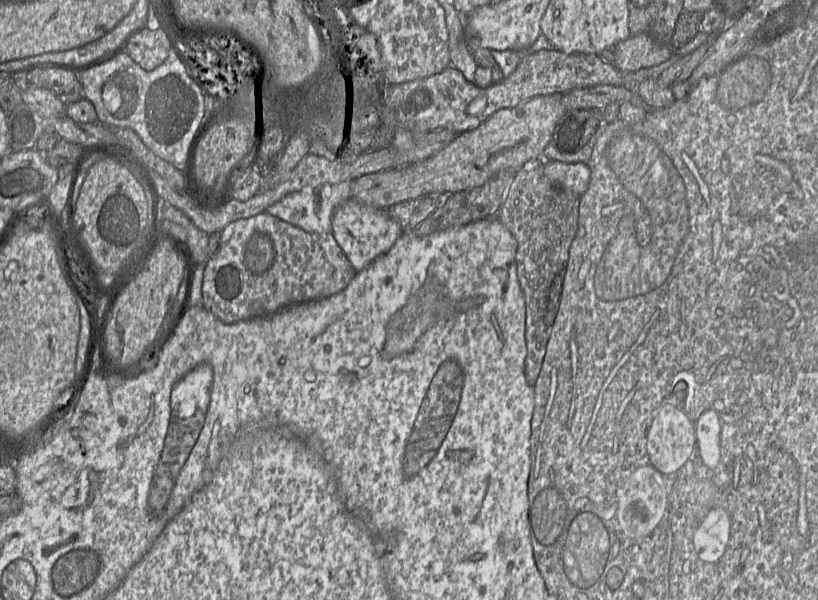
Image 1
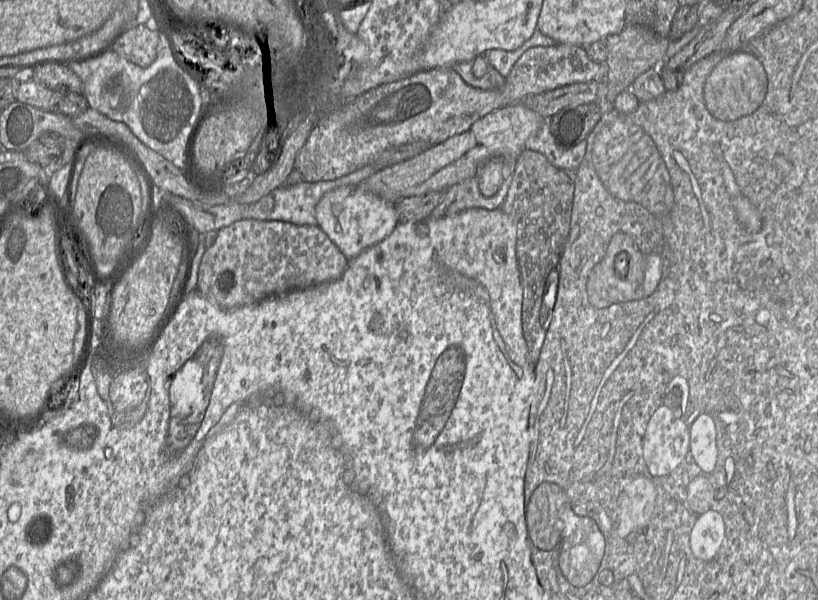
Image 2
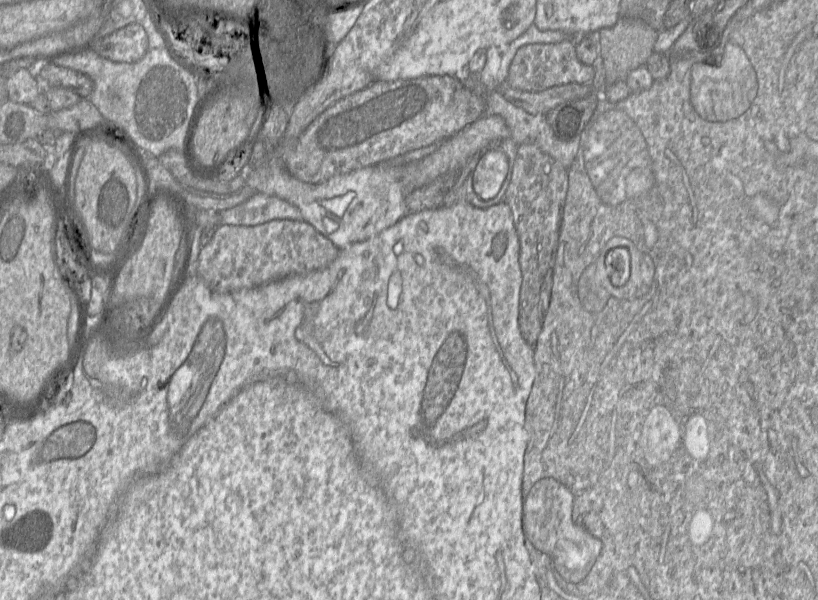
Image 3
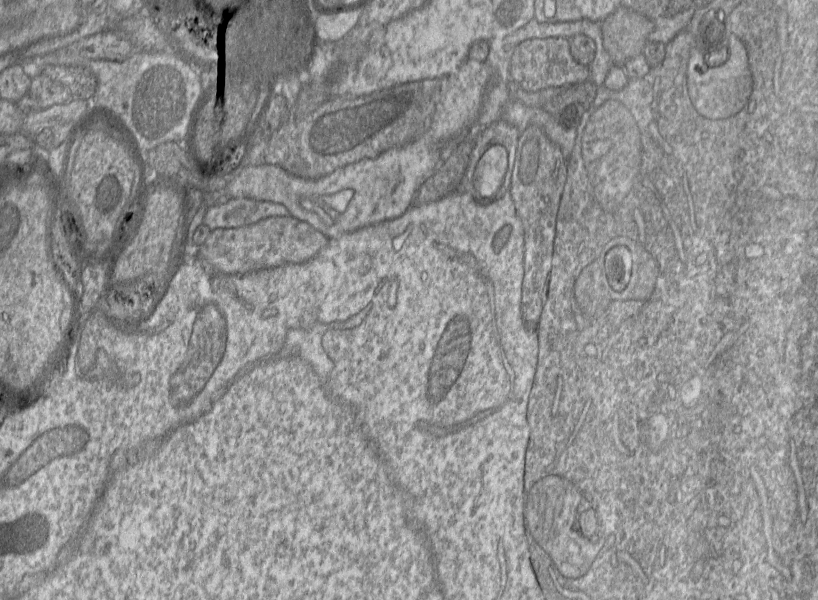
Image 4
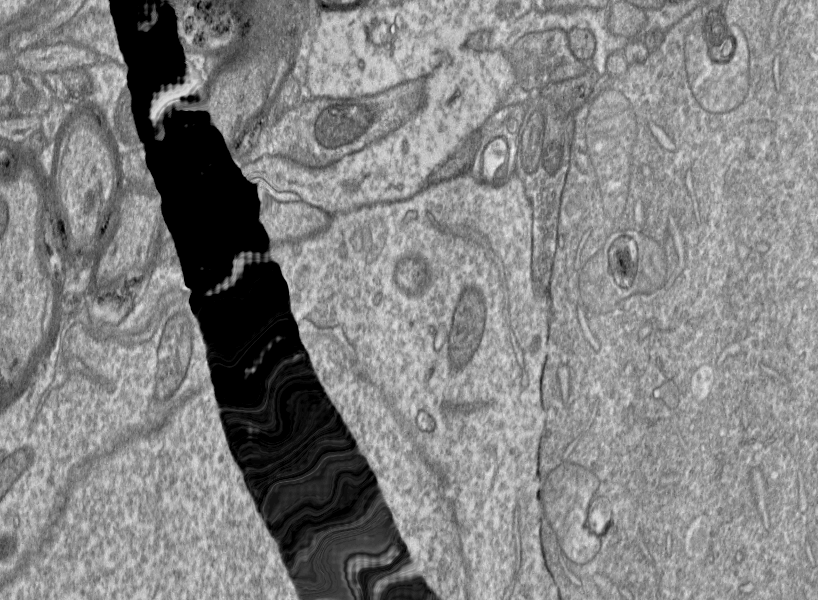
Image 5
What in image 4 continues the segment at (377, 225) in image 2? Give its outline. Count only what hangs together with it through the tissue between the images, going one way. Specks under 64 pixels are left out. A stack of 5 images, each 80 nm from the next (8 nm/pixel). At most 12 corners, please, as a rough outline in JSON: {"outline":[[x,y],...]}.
{"outline":[[491,76],[443,78],[427,130],[317,179],[246,166],[231,197],[280,203],[328,238],[398,218],[477,125]]}

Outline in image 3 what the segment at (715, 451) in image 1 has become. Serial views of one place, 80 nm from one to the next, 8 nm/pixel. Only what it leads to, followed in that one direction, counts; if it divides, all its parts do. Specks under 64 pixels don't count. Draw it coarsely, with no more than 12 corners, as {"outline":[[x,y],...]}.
{"outline":[[695,414],[684,424],[682,450],[704,461],[707,421]]}

